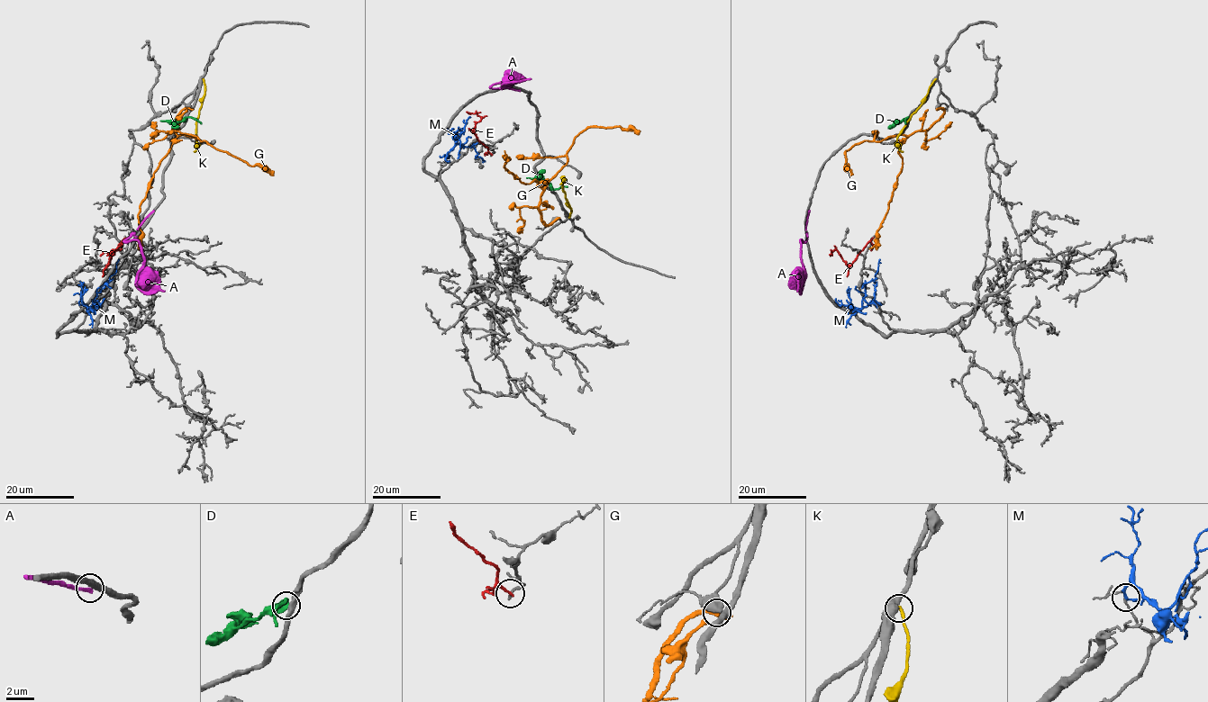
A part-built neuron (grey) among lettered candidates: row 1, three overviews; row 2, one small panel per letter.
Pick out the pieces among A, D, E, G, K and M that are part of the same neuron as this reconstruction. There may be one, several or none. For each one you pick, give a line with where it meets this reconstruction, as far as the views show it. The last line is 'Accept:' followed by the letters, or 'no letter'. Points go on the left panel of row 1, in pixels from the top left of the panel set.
Accept: no letter

